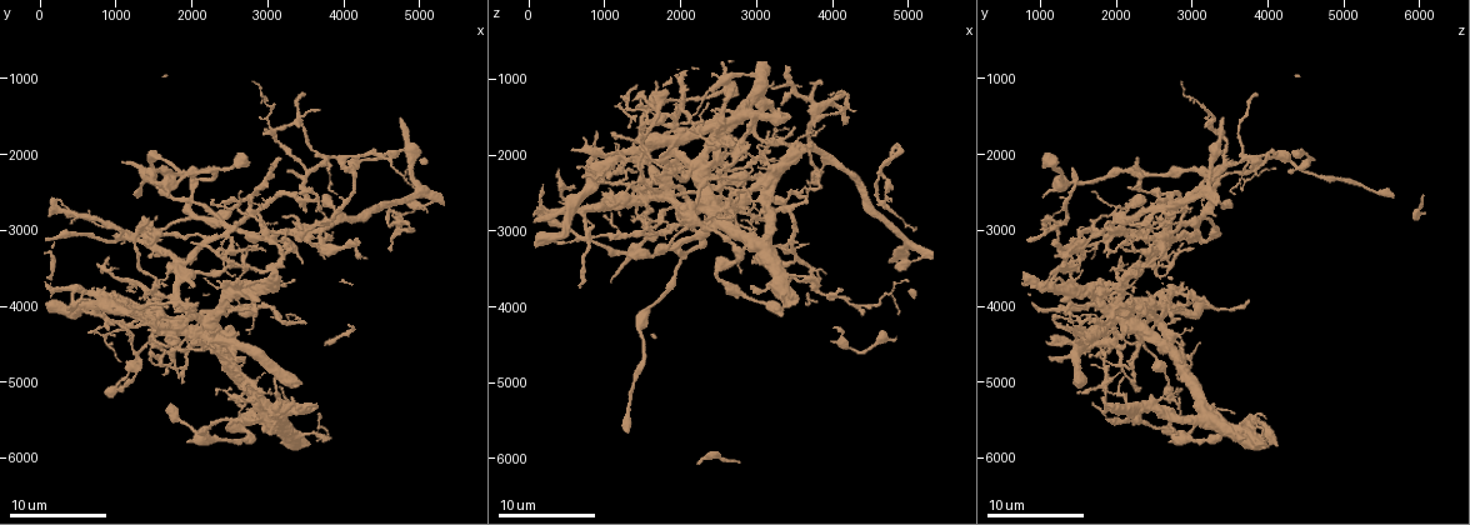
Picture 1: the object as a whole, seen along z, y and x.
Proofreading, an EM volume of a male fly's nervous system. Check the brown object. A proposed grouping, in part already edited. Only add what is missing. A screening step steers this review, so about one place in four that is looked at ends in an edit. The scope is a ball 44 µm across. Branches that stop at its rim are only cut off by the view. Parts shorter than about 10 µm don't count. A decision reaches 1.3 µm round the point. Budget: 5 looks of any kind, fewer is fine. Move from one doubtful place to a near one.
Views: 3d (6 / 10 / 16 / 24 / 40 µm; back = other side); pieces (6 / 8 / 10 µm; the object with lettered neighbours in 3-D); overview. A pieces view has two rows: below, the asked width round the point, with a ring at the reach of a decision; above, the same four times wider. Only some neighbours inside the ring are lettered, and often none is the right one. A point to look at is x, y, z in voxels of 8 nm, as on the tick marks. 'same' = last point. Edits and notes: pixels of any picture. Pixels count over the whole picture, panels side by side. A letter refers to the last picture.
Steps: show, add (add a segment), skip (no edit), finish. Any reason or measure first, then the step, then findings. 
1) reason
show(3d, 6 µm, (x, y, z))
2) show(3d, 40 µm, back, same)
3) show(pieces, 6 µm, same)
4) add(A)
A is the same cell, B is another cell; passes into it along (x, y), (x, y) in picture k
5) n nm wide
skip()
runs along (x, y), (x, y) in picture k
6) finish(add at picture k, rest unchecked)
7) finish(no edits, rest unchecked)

an open end
show(pieces, 10 µm, (1250, 3800, 2250))

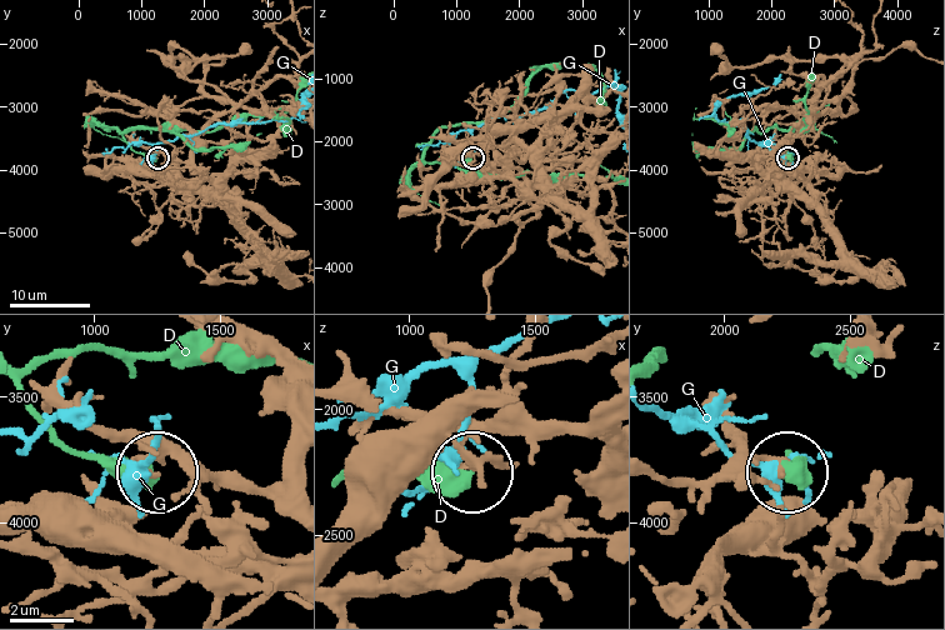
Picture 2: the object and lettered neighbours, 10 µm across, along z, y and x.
skip()
D and G are other cells; no lettered segment goes on from it

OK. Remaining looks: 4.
free end
show(pieces, 8 µm, (4050, 2200, 4250))

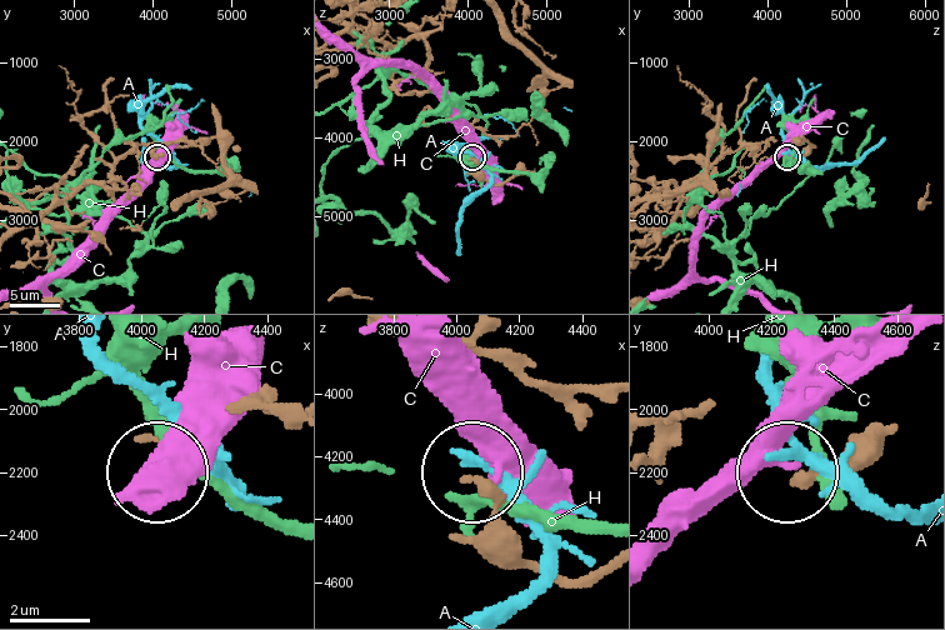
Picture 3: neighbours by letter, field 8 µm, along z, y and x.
skip()
A, C and H are other cells; none of them fits

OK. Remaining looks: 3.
thin end
show(3d, 6 µm, (3350, 3650, 2050))

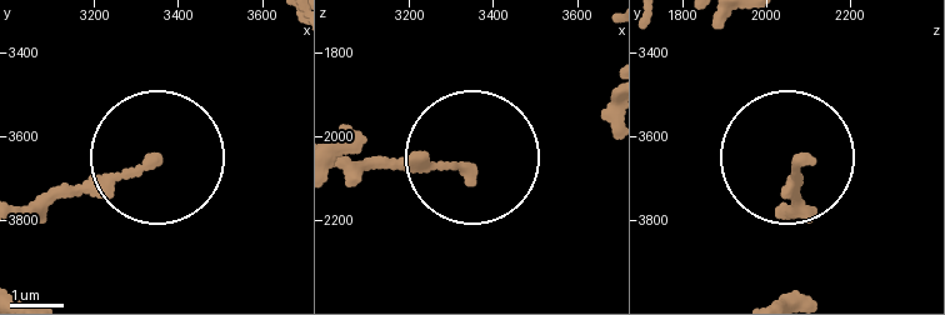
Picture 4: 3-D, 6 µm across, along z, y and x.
show(pieces, 8 µm, (3345, 3660, 2090))

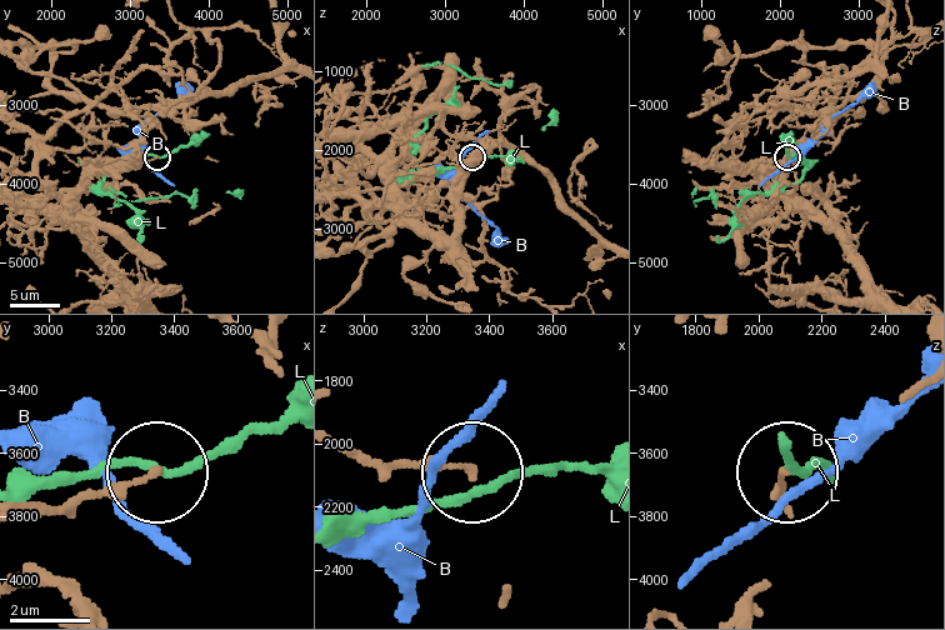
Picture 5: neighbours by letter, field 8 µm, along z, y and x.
skip()
B and L are other cells; runs along (21, 510), (101, 500), (149, 474) in picture 5; no lettered segment goes on from it

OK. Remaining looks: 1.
finish(no edits, rest unchecked)

